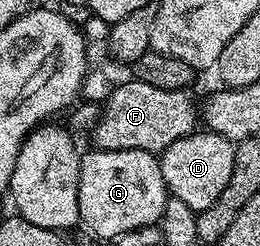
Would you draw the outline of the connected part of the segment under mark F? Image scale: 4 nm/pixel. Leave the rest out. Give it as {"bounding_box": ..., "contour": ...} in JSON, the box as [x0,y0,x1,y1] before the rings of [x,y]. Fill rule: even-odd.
{"bounding_box":[94,77,197,153],"contour":[[[131,77],[128,83],[112,86],[111,95],[101,104],[99,120],[95,122],[94,146],[101,151],[128,151],[141,149],[162,153],[186,135],[197,129],[197,103],[190,99],[187,91],[156,89],[145,85],[145,81]]]}

